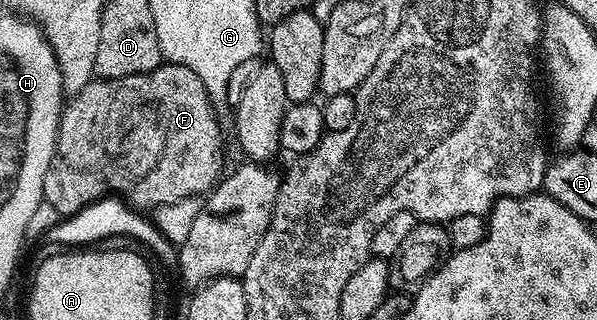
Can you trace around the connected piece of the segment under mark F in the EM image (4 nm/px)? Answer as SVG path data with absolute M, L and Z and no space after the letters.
M167 61L161 62L159 67L146 73L138 73L121 79L93 78L91 83L84 86L77 95L67 100L63 113L60 114L60 129L56 138L56 152L50 161L50 169L46 169L44 182L44 202L54 205L57 216L67 217L76 215L88 203L105 197L119 197L124 203L136 209L144 207L164 207L167 203L178 205L184 199L192 199L196 195L203 196L212 190L221 178L224 163L224 135L220 132L220 123L216 120L217 108L206 93L206 87L198 78L194 69L186 69L186 65L178 65Z

